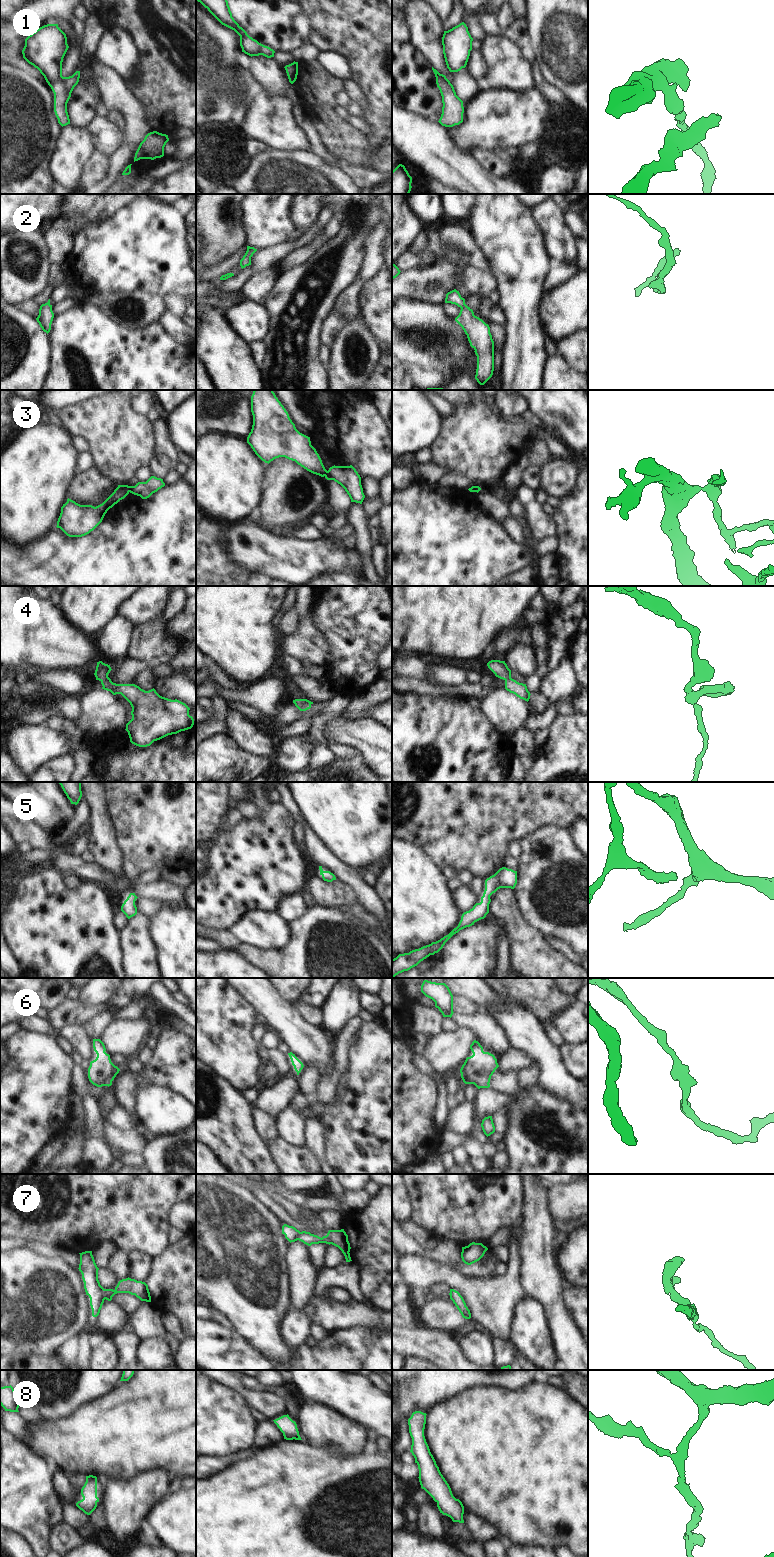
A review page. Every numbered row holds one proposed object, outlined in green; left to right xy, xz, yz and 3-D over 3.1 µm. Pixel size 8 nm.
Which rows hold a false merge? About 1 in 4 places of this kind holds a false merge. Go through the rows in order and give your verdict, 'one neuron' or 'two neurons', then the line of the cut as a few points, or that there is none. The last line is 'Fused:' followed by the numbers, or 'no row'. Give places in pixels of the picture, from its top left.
1: one neuron | no cut
2: one neuron | no cut
3: two neurons | xy (128, 486), (129, 491)
4: one neuron | no cut
5: one neuron | no cut
6: one neuron | no cut
7: two neurons | xy (105, 1289), (104, 1298)
8: one neuron | no cut
Fused: 3, 7

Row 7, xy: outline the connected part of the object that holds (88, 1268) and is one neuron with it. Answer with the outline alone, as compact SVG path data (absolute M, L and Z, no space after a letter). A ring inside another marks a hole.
M85 1251L80 1254L79 1271L82 1274L86 1295L90 1298L92 1316L97 1317L105 1300L104 1288L98 1280L98 1270L92 1251Z

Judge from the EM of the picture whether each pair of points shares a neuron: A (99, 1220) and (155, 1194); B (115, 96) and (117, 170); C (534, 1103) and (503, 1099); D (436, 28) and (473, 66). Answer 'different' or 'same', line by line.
A: same
B: same
C: different
D: different

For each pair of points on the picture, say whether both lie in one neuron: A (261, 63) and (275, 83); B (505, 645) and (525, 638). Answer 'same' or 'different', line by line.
A: same
B: same

